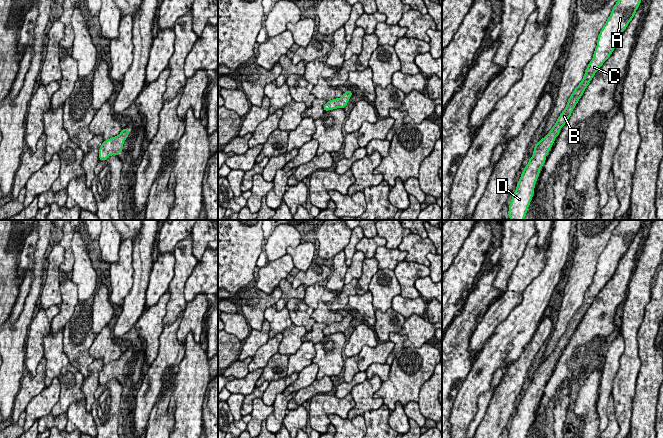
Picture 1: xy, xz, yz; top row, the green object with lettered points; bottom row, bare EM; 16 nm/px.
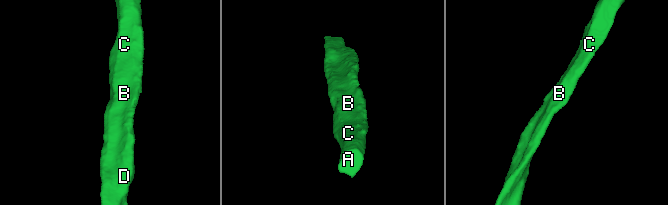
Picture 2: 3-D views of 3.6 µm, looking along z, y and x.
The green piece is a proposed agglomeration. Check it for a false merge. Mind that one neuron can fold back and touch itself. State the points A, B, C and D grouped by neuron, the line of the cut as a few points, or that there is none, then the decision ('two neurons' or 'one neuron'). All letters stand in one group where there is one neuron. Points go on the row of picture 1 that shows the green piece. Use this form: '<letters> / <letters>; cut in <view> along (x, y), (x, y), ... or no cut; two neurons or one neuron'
A B C D; no cut; one neuron

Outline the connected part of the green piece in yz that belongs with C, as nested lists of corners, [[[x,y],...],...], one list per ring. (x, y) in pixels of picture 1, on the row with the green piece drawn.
[[[618,0],[613,6],[610,16],[601,29],[593,58],[587,65],[583,80],[578,84],[567,101],[567,105],[559,115],[555,125],[535,146],[533,155],[522,171],[513,193],[508,210],[510,220],[524,220],[528,207],[534,195],[534,188],[540,174],[540,168],[546,161],[546,156],[555,138],[559,136],[561,128],[570,118],[573,109],[582,97],[585,89],[591,82],[595,73],[611,56],[618,44],[621,34],[633,19],[642,0]]]

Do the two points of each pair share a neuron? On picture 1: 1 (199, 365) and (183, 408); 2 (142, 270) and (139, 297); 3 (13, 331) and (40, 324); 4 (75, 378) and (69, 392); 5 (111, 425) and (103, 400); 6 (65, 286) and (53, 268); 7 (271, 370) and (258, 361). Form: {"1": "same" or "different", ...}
{"1": "same", "2": "same", "3": "different", "4": "same", "5": "same", "6": "different", "7": "different"}

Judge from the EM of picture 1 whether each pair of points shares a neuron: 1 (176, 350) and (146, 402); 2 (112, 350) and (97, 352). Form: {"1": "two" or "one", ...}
{"1": "one", "2": "one"}

